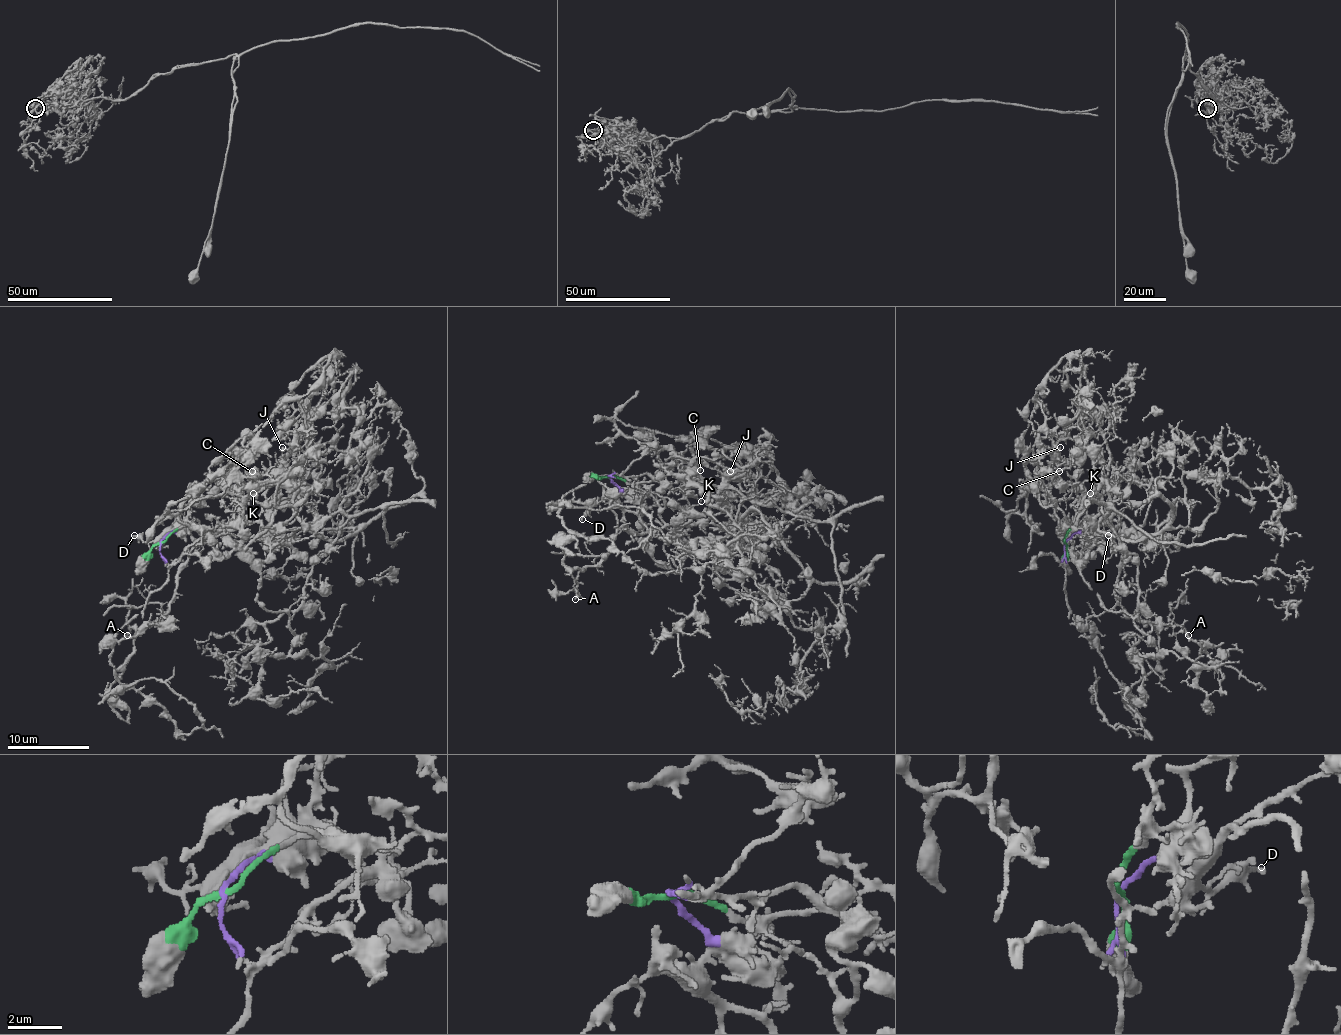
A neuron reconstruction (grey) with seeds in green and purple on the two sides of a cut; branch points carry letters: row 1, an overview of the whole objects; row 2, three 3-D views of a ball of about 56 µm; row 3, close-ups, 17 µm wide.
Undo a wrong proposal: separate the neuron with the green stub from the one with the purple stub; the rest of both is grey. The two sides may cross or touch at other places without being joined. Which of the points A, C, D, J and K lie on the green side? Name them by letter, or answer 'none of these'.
C, J, K

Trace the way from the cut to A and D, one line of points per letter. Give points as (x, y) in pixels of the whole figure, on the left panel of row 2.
A: (160, 543), (178, 522), (197, 520), (203, 531), (174, 598), (158, 621), (127, 621), (127, 635)
D: (160, 543), (170, 531), (146, 543), (133, 535)

